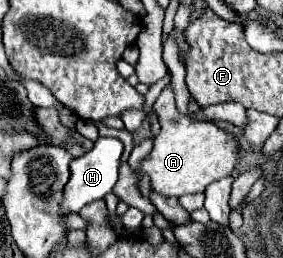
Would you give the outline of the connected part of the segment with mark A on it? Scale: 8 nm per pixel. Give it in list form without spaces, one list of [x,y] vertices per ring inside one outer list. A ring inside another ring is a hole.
[[[168,86],[154,102],[152,108],[161,123],[154,150],[142,160],[140,170],[150,176],[152,188],[164,196],[184,196],[204,192],[210,182],[230,176],[240,160],[240,144],[232,132],[226,132],[214,122],[192,120],[176,110],[172,86]]]

